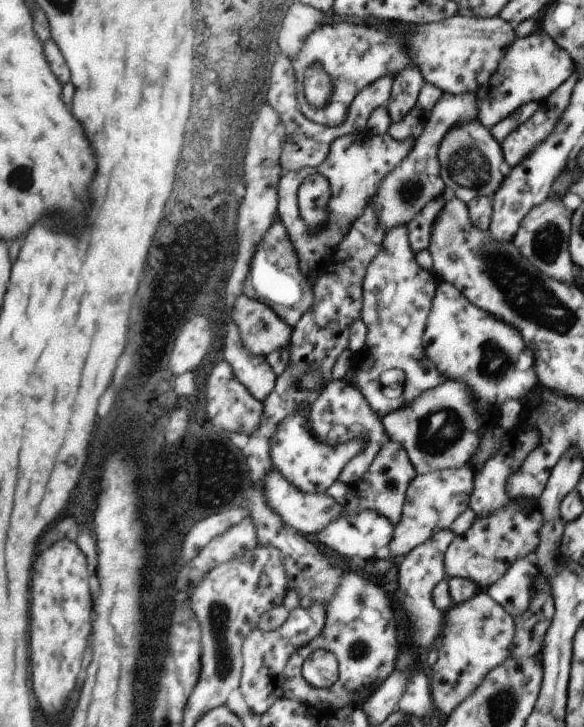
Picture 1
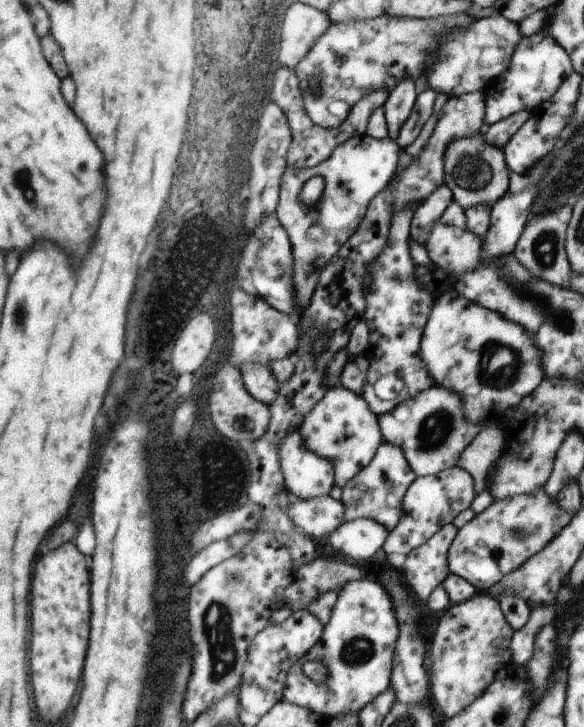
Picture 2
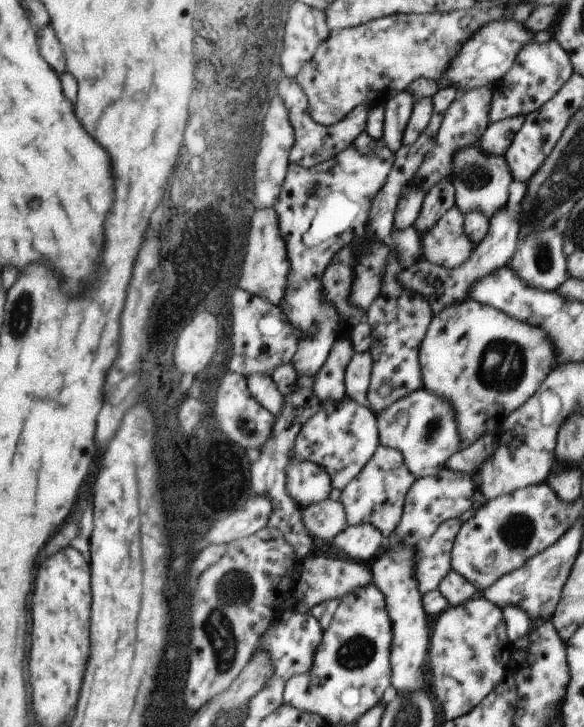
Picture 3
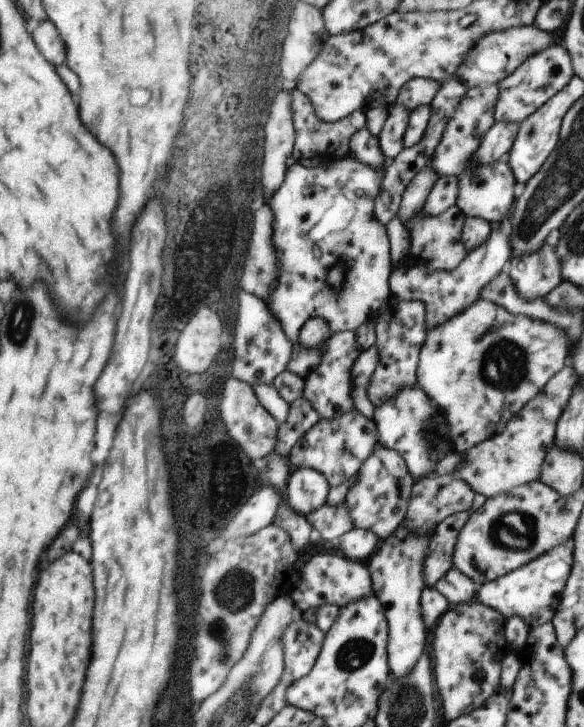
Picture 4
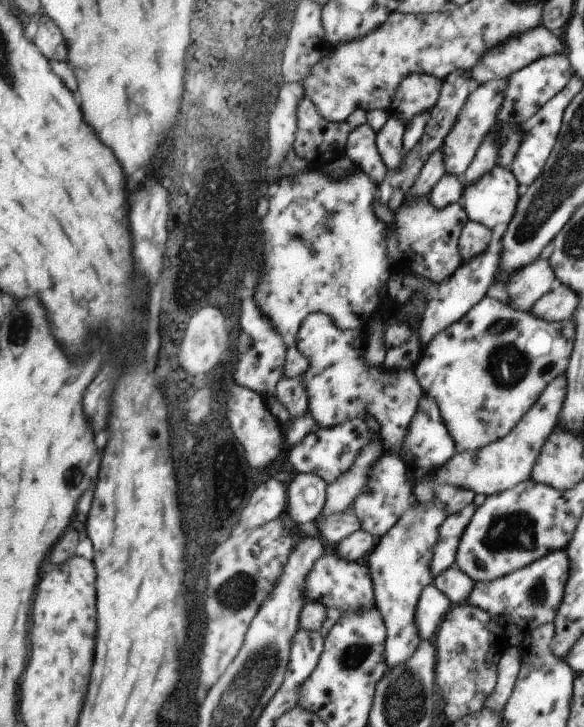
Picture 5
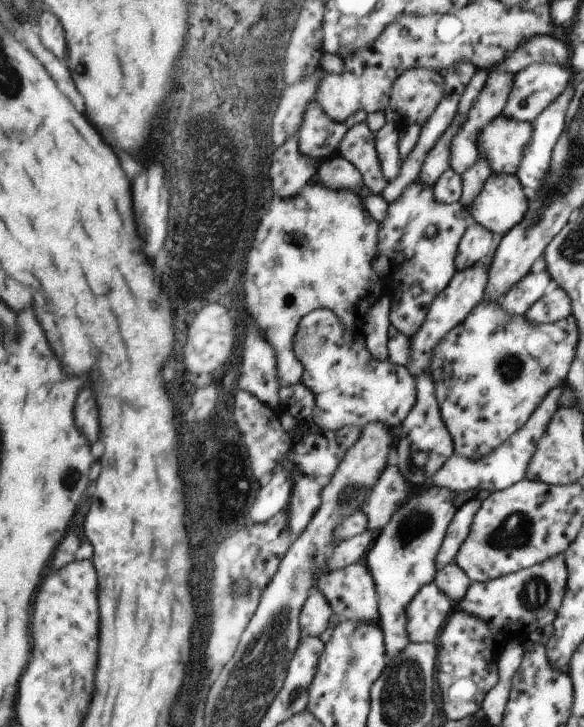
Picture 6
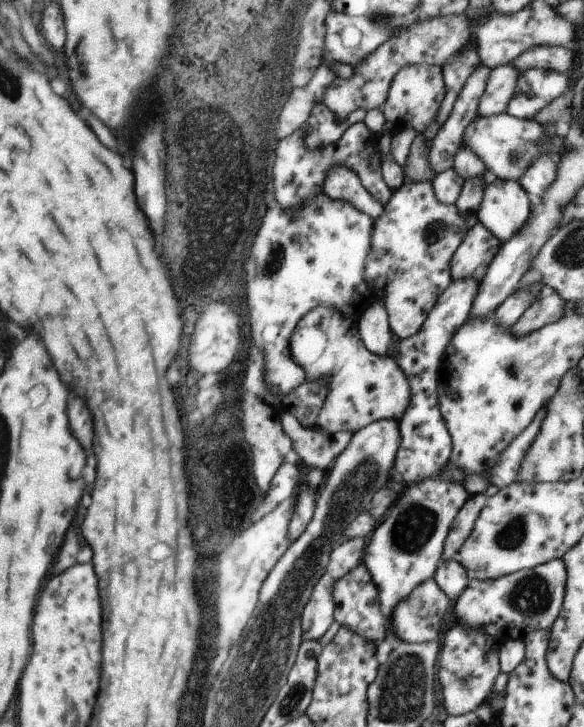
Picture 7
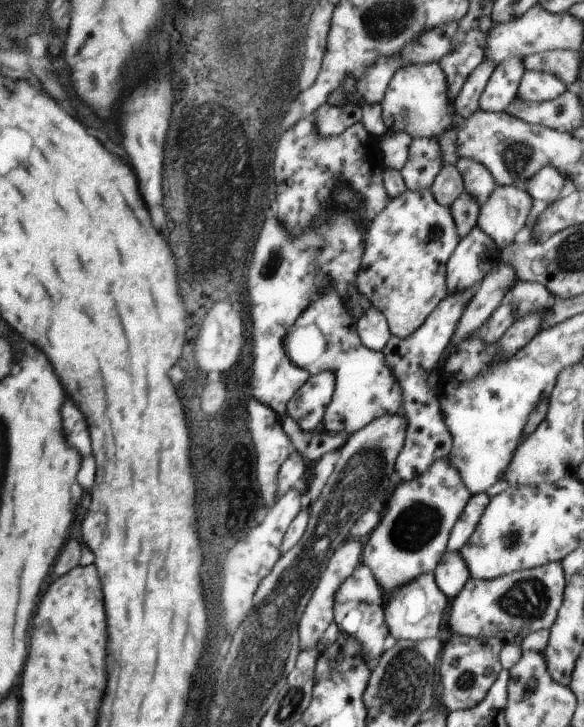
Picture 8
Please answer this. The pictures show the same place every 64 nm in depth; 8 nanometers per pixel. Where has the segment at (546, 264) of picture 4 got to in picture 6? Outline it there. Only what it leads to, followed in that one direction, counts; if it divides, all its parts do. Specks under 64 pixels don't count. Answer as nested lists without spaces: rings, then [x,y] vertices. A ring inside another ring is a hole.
[[[547,270],[541,272],[527,272],[505,296],[497,300],[509,314],[513,316],[525,316],[525,312],[537,302],[549,288],[551,288],[551,276]]]

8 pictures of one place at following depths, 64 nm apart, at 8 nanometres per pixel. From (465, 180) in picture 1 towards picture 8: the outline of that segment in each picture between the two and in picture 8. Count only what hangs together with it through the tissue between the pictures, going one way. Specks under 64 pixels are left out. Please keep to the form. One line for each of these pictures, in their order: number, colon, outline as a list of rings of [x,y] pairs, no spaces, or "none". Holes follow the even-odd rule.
2: [[[483,130],[473,136],[453,140],[453,144],[449,144],[445,148],[443,170],[445,170],[443,184],[451,188],[453,202],[461,204],[461,208],[465,208],[465,210],[469,210],[477,204],[485,204],[491,208],[491,204],[501,200],[501,196],[505,196],[505,192],[507,192],[505,154],[501,148],[495,148],[485,140]]]
3: [[[479,144],[457,148],[457,156],[453,156],[453,170],[447,180],[455,188],[455,206],[463,212],[481,212],[483,216],[491,218],[503,204],[507,204],[507,186],[511,182],[507,160],[503,156],[489,156],[481,150]]]
4: [[[469,156],[467,164],[465,164],[465,172],[461,172],[457,176],[457,200],[455,206],[465,214],[465,218],[483,218],[487,220],[491,226],[499,224],[501,218],[507,214],[509,204],[515,202],[513,198],[513,170],[509,168],[509,164],[505,160],[493,162],[493,164],[477,164],[479,158]]]
5: [[[495,164],[489,174],[485,174],[481,180],[465,186],[461,192],[461,206],[467,212],[469,222],[485,224],[493,230],[493,226],[505,226],[513,220],[517,212],[517,192],[515,188],[515,176],[511,176],[511,170],[505,166]]]
6: [[[491,174],[477,198],[469,206],[469,214],[475,224],[485,226],[499,240],[501,232],[509,232],[517,226],[527,210],[525,196],[517,188],[517,180],[511,174]]]
7: [[[489,178],[477,204],[475,216],[489,234],[493,234],[499,242],[509,240],[527,220],[529,204],[525,192],[517,182]]]
8: [[[495,184],[489,200],[483,200],[477,216],[477,226],[497,242],[499,250],[509,248],[519,228],[523,228],[529,214],[531,198],[513,184]]]

